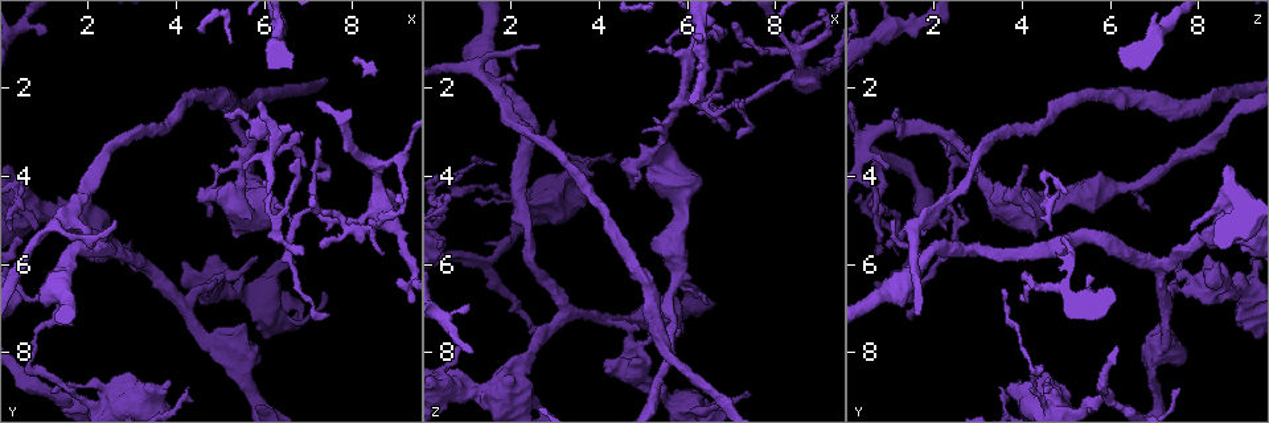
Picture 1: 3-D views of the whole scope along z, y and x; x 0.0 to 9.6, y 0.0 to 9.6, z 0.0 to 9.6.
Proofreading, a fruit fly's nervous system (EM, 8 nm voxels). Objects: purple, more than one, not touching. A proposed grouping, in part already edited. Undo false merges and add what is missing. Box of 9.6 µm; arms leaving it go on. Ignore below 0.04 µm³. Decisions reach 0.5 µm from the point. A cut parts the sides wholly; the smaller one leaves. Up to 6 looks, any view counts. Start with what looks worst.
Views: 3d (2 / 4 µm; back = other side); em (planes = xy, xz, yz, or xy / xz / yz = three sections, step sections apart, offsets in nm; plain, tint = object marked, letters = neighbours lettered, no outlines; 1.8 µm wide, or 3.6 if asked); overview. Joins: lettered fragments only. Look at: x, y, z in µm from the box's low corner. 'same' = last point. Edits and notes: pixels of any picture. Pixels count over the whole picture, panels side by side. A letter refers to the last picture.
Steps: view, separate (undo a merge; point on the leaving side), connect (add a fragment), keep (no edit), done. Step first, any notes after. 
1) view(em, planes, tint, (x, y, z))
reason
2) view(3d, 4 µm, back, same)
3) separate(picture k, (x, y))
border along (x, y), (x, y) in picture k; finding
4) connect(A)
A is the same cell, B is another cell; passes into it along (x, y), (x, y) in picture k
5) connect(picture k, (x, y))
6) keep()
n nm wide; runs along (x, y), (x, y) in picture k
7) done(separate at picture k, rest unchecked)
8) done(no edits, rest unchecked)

view(3d, 2 µm, back, (1.10, 0.65, 6.95))
free end

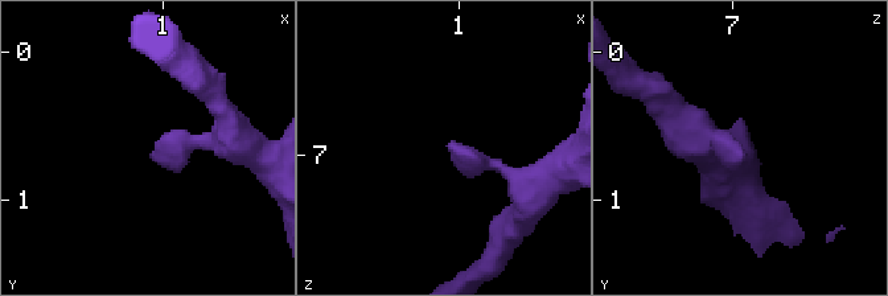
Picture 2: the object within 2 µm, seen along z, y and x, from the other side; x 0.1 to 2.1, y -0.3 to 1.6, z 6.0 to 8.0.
view(em, planes, letters, (1.06, 0.70, 6.94))

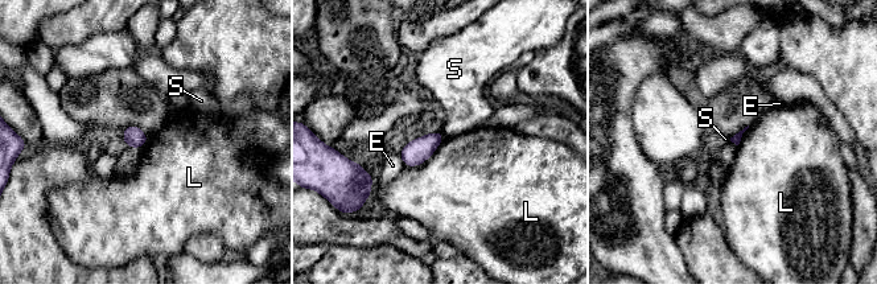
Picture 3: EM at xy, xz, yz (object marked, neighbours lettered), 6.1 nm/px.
keep()
E, L and S are other cells; no lettered fragment goes on from it

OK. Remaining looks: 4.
view(3d, 4 µm, (0.70, 4.80, 8.85))
four or more arms meet

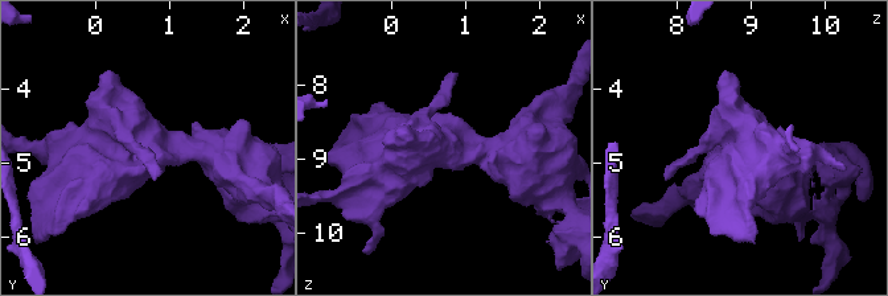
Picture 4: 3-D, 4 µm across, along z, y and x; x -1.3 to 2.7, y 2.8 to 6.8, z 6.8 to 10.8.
view(em, 3.6 µm, xz, step 16, tint, (0.75, 4.70, 8.85))

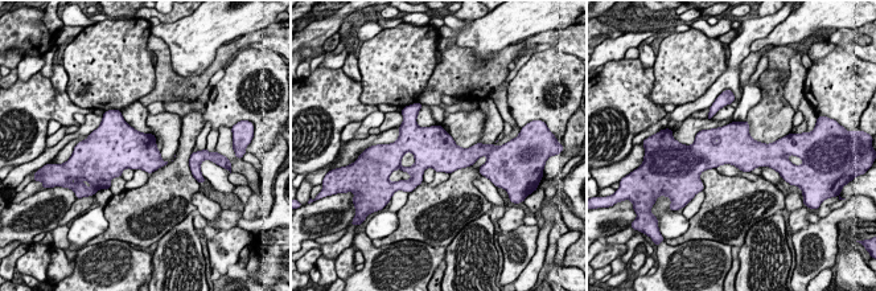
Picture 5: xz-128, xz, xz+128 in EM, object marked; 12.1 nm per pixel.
view(em, 3.6 µm, planes, letters, same)
cut it another way

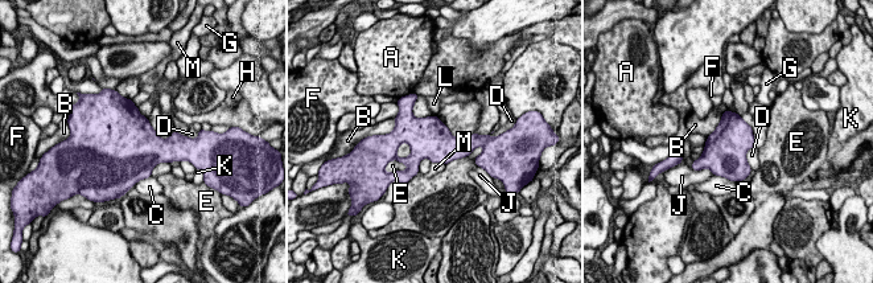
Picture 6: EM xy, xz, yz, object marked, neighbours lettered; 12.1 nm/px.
keep()
A, B, C, D, E, F, G, H, J, K, L and M are other cells; border along (418, 97), (412, 114), (433, 115) in picture 6; all the same cell

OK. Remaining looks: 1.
view(em, planes, letters, (1.20, 6.55, 3.60))
long arm stops here

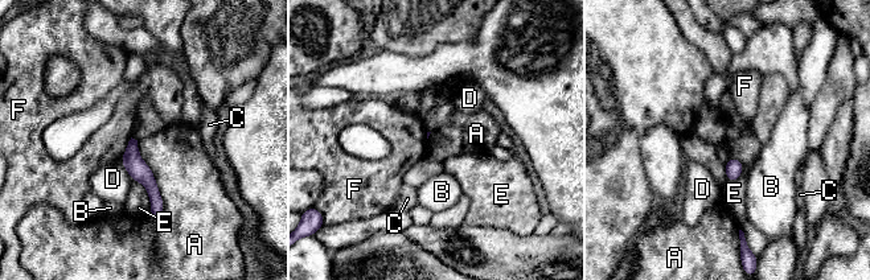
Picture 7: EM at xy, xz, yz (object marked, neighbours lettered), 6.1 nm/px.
keep()
A touches over 500 nm; A, B, C, D, E and F are other cells; runs along (132, 143), (155, 215) in picture 7; no lettered fragment goes on from it

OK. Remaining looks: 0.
done(no edits, rest unchecked)

